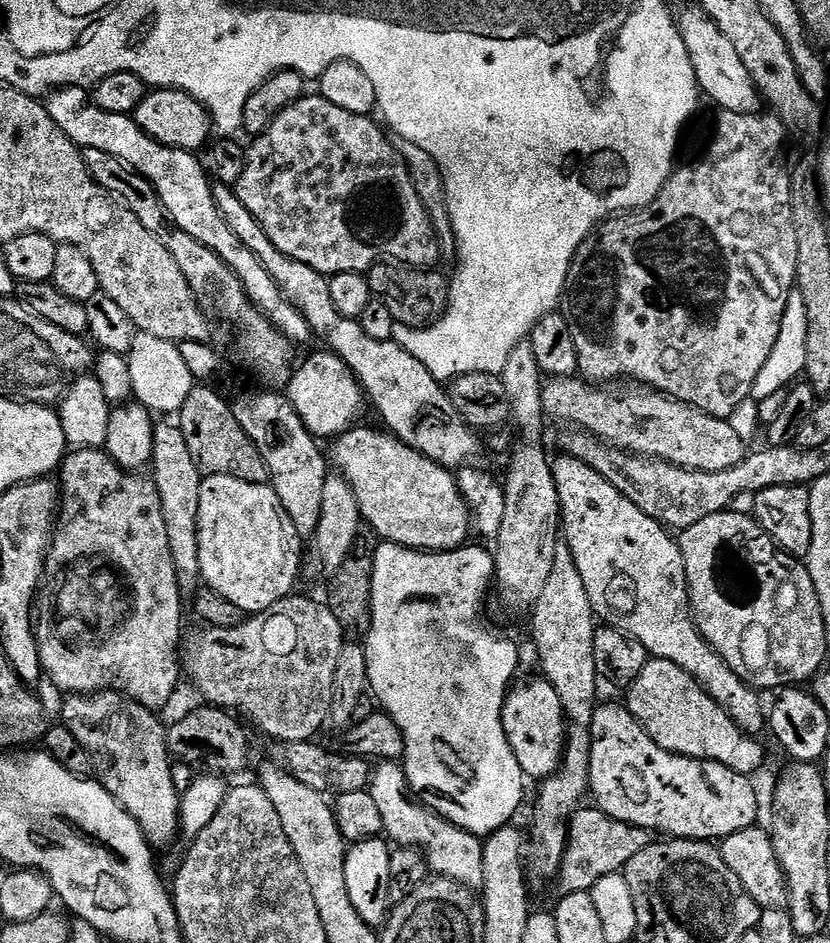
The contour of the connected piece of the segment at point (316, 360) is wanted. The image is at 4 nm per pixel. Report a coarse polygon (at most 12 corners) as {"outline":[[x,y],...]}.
{"outline":[[319,351],[286,395],[312,436],[333,440],[366,398],[342,360]]}

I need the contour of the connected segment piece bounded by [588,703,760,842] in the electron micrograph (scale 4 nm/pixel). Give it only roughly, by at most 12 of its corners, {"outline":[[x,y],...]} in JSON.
{"outline":[[623,703],[592,719],[590,796],[618,822],[719,842],[749,777],[662,750]]}

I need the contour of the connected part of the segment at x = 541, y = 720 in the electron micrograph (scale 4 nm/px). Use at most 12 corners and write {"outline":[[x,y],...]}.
{"outline":[[543,678],[504,700],[506,738],[525,777],[555,774],[564,707]]}

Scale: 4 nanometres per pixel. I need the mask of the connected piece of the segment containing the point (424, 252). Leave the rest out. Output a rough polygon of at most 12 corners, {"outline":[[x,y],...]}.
{"outline":[[306,94],[234,186],[329,278],[441,259],[395,143]]}

